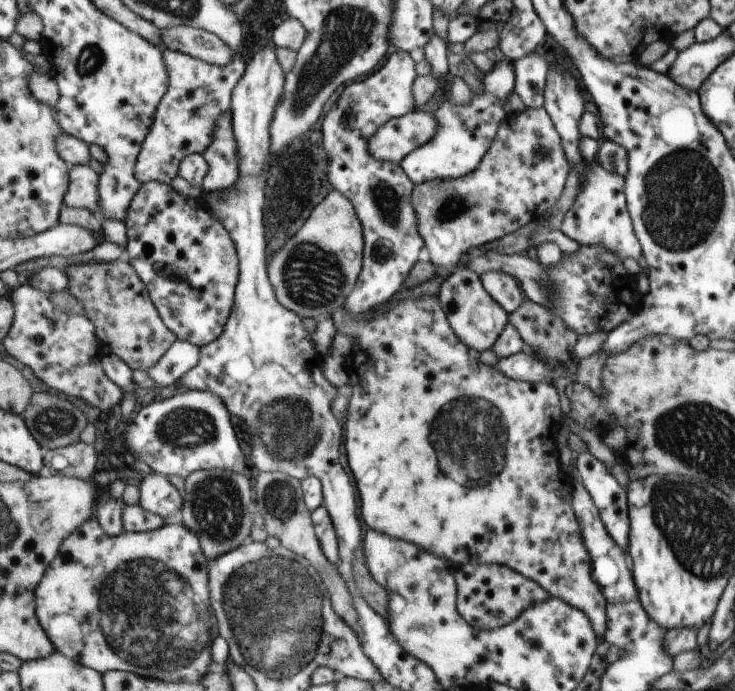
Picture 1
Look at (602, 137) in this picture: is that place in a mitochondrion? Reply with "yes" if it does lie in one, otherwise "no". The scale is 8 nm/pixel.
no

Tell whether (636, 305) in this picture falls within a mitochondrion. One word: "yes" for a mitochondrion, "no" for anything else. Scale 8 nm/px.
no

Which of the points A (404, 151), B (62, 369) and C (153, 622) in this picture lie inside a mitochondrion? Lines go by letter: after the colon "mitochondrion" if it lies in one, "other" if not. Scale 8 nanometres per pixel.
A: other
B: other
C: mitochondrion

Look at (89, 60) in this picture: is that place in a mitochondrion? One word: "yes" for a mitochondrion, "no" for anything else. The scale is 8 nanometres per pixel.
yes

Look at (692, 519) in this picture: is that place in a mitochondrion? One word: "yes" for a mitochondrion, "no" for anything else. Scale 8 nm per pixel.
yes

